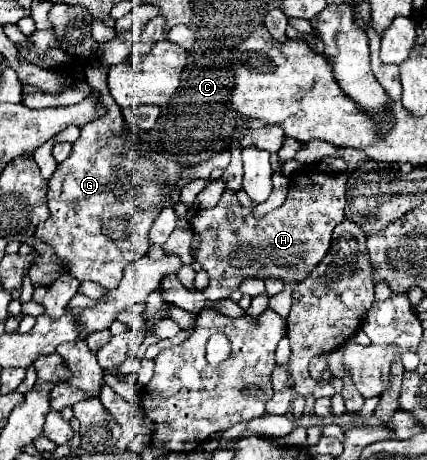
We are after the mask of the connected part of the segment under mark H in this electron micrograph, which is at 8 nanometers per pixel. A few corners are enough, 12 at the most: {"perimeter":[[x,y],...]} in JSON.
{"perimeter":[[302,167],[286,203],[264,217],[224,191],[196,209],[194,257],[222,299],[242,279],[298,283],[344,221],[344,171]]}

